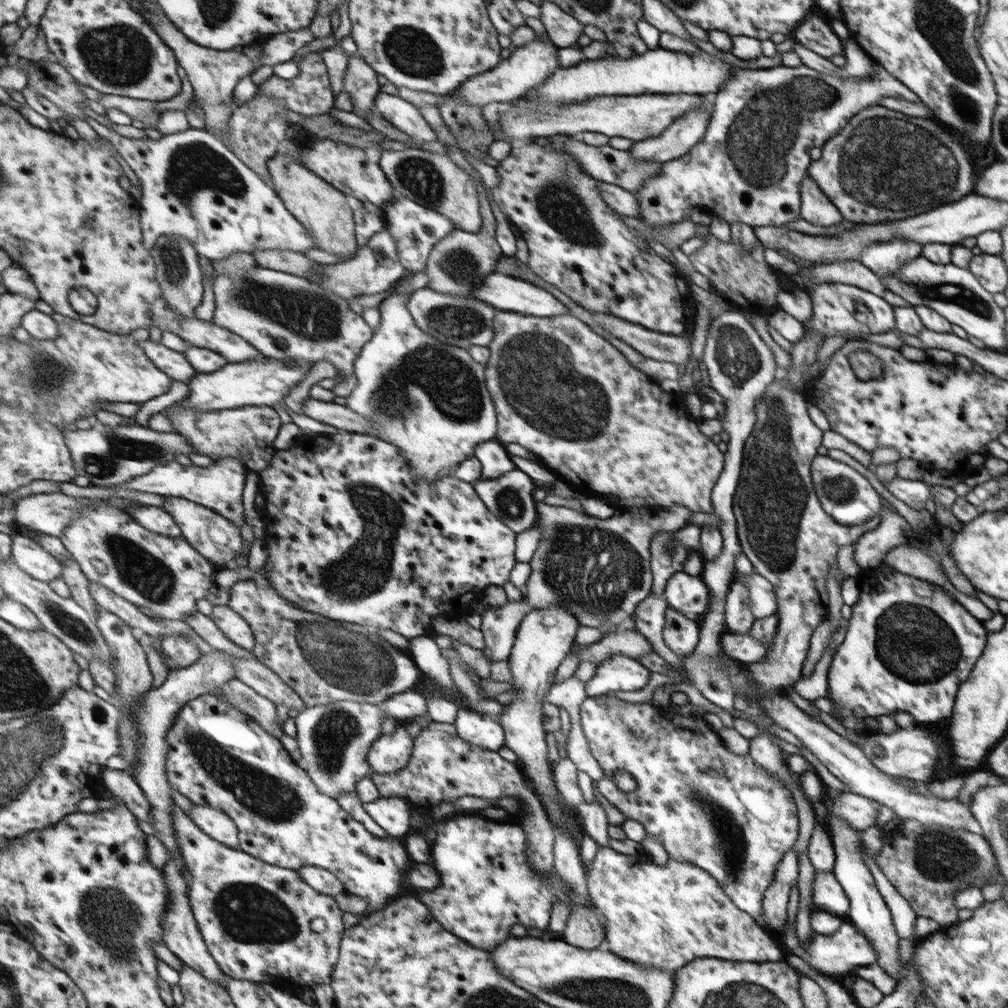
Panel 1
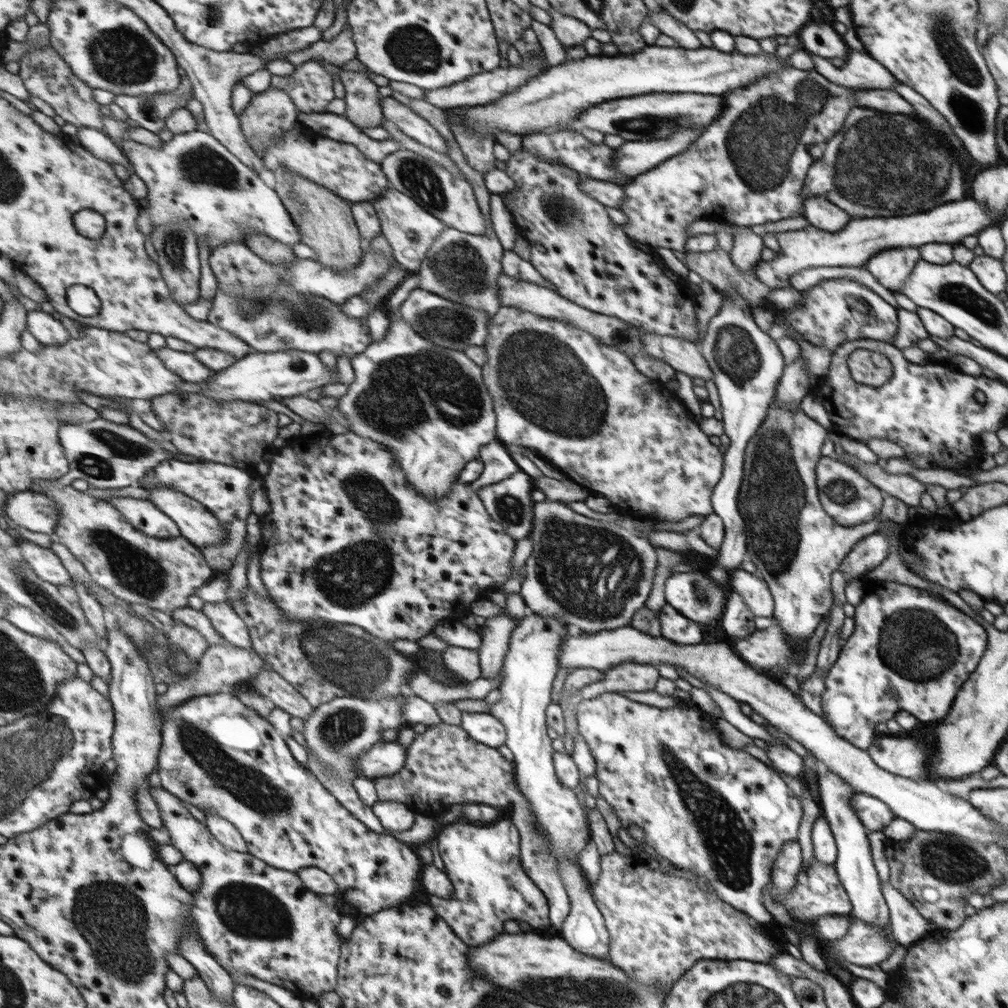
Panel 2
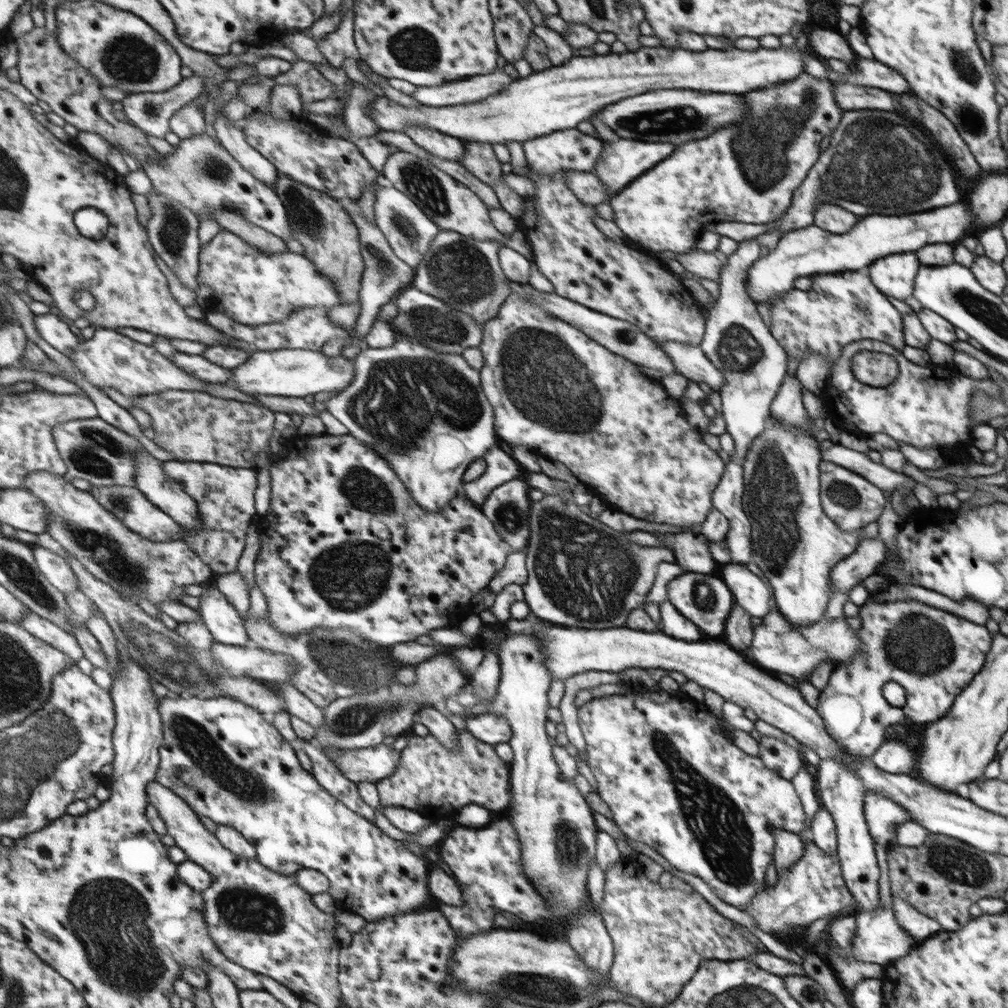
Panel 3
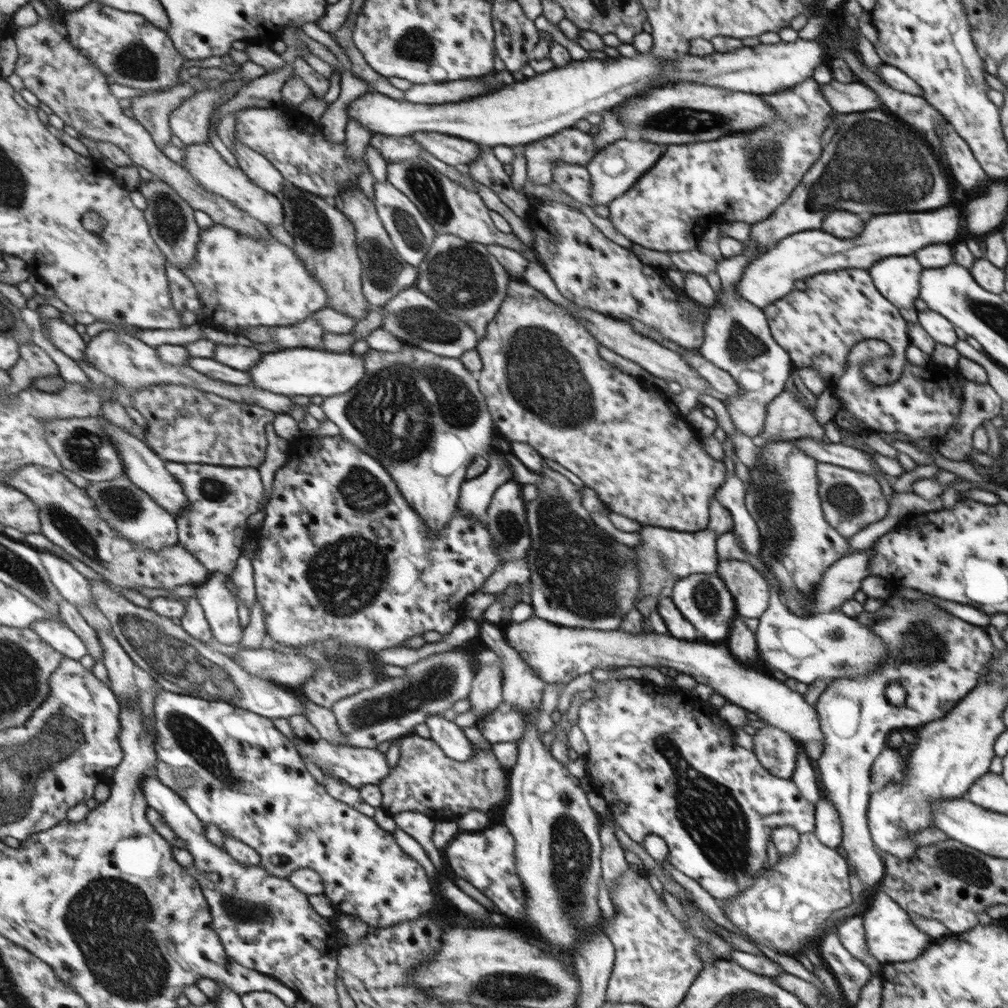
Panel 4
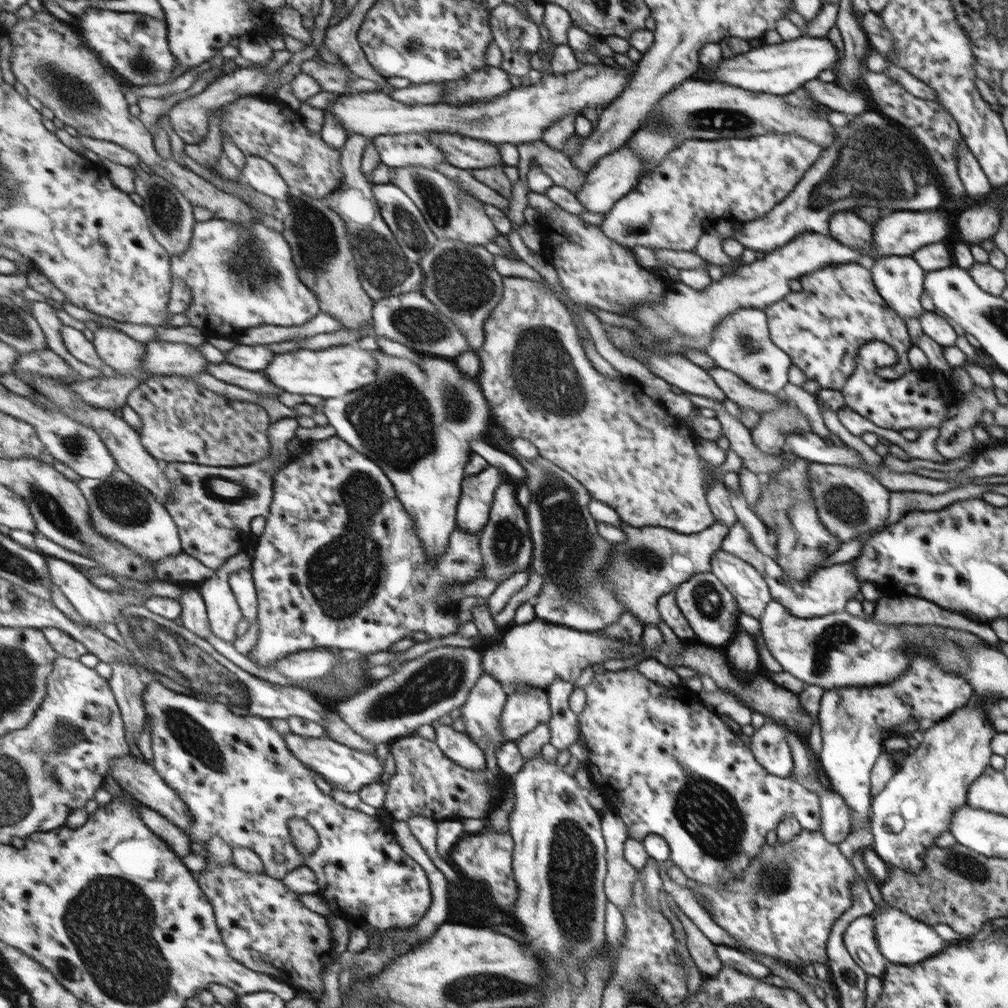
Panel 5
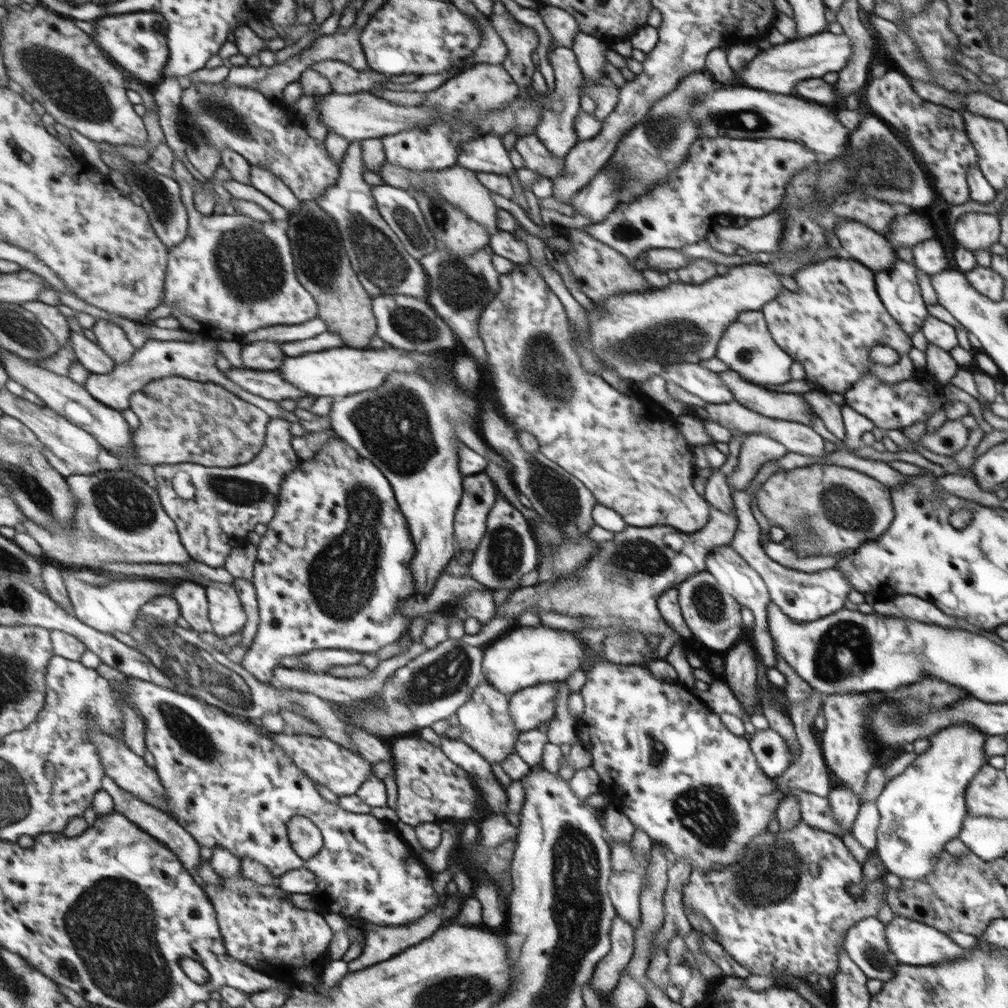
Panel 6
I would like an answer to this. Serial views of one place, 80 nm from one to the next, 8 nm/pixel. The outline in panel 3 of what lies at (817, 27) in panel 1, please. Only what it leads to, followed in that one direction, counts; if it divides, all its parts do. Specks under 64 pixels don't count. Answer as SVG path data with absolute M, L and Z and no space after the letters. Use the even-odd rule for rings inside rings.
M817 28L808 32L808 46L820 60L825 61L828 58L837 58L846 65L852 66L855 62L855 54L849 50L847 42L839 32L831 32L824 28Z

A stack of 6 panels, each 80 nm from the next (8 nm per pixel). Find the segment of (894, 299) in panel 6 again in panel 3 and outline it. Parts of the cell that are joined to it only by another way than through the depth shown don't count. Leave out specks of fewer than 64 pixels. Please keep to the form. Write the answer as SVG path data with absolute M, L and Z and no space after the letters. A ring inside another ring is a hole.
M915 252L888 254L873 261L865 272L878 291L903 301L912 296L913 279L920 265Z

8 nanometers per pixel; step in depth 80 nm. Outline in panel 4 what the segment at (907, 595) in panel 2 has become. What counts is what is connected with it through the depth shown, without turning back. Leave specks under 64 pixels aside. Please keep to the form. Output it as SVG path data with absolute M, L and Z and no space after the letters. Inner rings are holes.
M900 608L892 610L892 614L885 618L876 618L872 624L872 631L883 640L887 654L884 662L874 672L866 676L855 678L837 678L831 681L821 692L814 705L819 718L820 730L824 735L824 742L820 757L816 760L817 772L821 779L821 788L825 795L838 810L841 821L842 839L840 844L847 852L847 858L851 868L855 870L857 878L864 886L864 893L873 898L871 886L883 880L884 861L875 852L868 830L868 801L871 799L870 766L879 756L881 750L894 740L893 728L917 728L917 724L923 726L927 722L943 718L951 712L964 696L975 688L977 681L983 674L984 666L993 658L995 649L985 630L972 623L965 622L949 614L936 614L936 616L925 616L923 610L914 608ZM905 678L905 704L891 706L885 700L885 688L889 682L903 684Z

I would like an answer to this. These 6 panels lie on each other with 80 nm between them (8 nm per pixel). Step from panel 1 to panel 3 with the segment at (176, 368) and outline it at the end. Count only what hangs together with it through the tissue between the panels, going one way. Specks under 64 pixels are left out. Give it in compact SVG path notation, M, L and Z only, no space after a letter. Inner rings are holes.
M179 352L172 356L171 360L183 370L189 371L194 377L207 382L220 382L229 384L232 380L232 369L226 369L217 363L211 362L205 355L187 354Z

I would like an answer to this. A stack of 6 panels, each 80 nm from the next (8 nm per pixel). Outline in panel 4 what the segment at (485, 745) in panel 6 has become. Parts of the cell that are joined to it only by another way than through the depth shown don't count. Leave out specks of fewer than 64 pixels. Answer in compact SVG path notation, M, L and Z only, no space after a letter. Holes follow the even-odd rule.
M487 664L480 666L476 674L476 680L473 681L472 692L470 693L470 710L476 714L475 726L477 721L484 720L493 712L499 709L503 703L504 690L503 690L504 676L502 669L496 664Z

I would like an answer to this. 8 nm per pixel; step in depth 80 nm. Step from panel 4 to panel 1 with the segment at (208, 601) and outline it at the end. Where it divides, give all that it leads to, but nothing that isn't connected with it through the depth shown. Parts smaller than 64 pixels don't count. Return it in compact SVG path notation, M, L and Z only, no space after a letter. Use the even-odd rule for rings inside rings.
M229 605L215 606L213 608L213 620L229 640L247 650L252 651L255 648L257 638L252 626Z

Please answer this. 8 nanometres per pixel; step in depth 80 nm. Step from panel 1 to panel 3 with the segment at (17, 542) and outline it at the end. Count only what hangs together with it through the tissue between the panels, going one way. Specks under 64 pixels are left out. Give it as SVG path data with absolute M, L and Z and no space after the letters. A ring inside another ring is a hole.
M32 545L33 556L37 560L37 566L41 573L45 575L61 592L71 594L75 590L80 590L80 580L73 568L67 564L65 558L53 554L51 550L39 545Z

